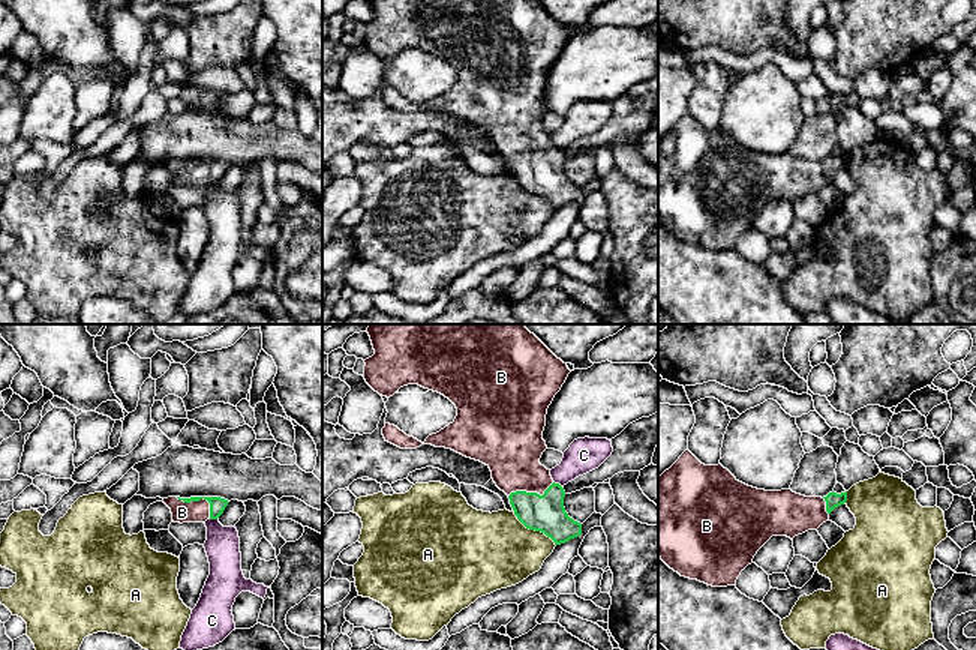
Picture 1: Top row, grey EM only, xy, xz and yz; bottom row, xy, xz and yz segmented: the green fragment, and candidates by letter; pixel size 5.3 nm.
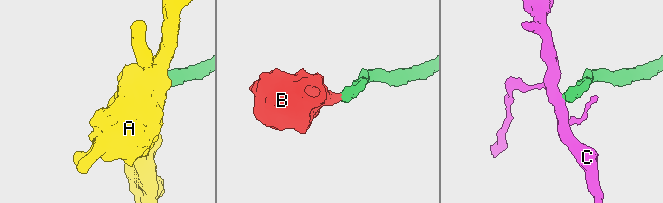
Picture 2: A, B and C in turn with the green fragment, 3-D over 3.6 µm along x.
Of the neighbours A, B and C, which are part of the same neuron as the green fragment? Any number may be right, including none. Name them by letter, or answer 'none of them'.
B

